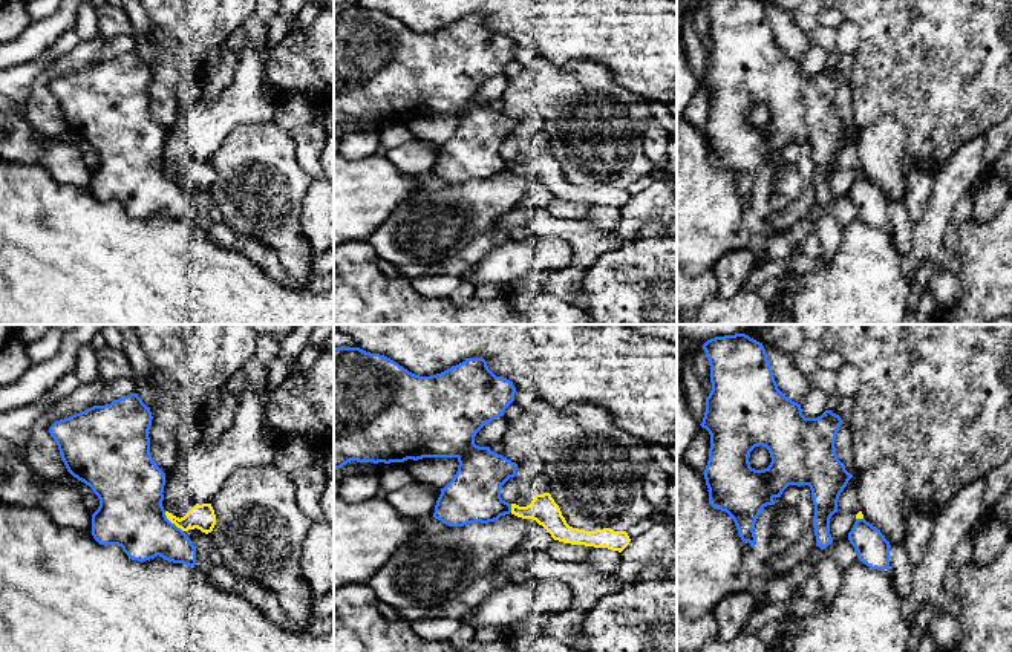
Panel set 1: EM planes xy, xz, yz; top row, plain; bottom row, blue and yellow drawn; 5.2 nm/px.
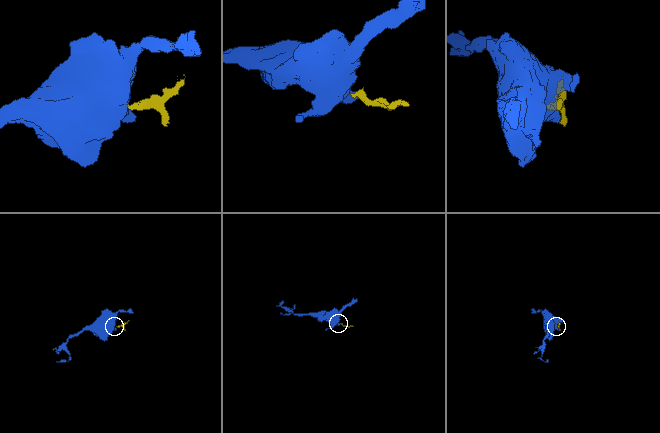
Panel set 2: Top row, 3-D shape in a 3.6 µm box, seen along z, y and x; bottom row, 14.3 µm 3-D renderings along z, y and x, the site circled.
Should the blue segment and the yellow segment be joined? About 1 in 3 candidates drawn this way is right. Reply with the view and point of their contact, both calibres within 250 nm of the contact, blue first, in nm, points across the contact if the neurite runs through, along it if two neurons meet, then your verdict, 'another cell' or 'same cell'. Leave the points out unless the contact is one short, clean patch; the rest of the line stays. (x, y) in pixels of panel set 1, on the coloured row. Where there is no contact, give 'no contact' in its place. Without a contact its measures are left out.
xy (170, 522) | 340/130 nm | another cell

